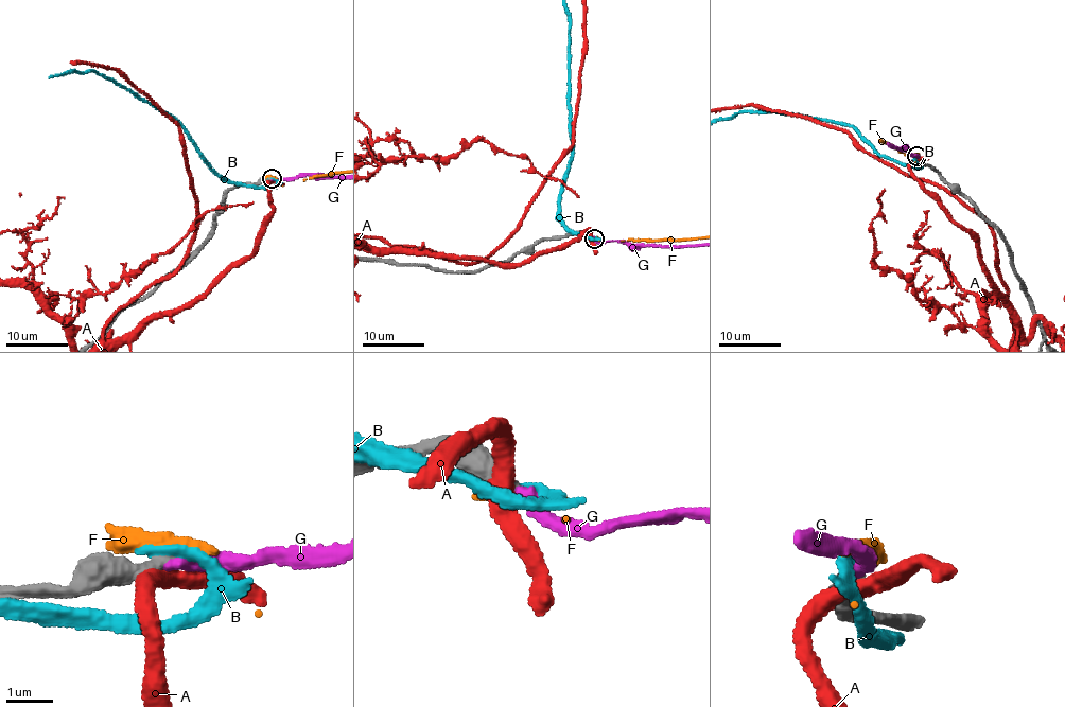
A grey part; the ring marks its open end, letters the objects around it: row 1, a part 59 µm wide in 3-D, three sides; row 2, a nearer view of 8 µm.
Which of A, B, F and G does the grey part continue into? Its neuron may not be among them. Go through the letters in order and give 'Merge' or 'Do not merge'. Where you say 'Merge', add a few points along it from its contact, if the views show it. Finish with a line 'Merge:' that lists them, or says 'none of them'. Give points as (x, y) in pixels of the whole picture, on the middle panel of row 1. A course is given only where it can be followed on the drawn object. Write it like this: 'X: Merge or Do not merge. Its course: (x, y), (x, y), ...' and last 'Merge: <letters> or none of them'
A: Do not merge
B: Do not merge
F: Do not merge
G: Do not merge
Merge: none of them

